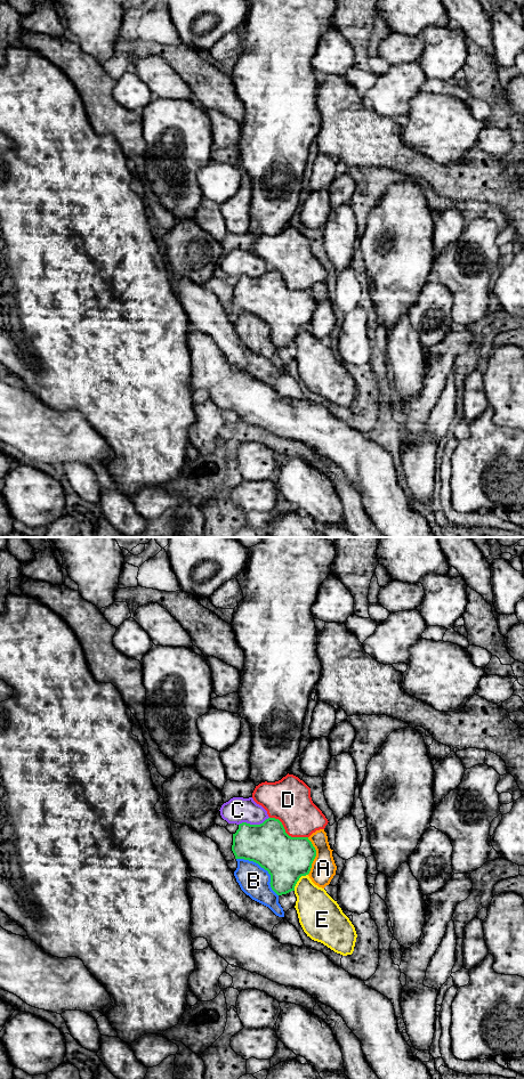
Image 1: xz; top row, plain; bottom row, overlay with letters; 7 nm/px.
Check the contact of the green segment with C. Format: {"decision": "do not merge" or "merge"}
{"decision": "merge"}

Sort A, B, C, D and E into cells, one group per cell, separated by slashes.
A E / B / C / D

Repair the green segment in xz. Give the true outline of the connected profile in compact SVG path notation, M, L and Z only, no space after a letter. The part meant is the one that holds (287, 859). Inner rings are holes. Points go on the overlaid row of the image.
M233 797L220 808L220 816L228 824L236 824L239 829L233 834L232 851L235 859L244 859L258 863L271 875L271 887L277 894L295 891L301 876L309 874L316 857L316 850L308 837L291 837L285 833L279 819L269 818L267 811L252 797Z

